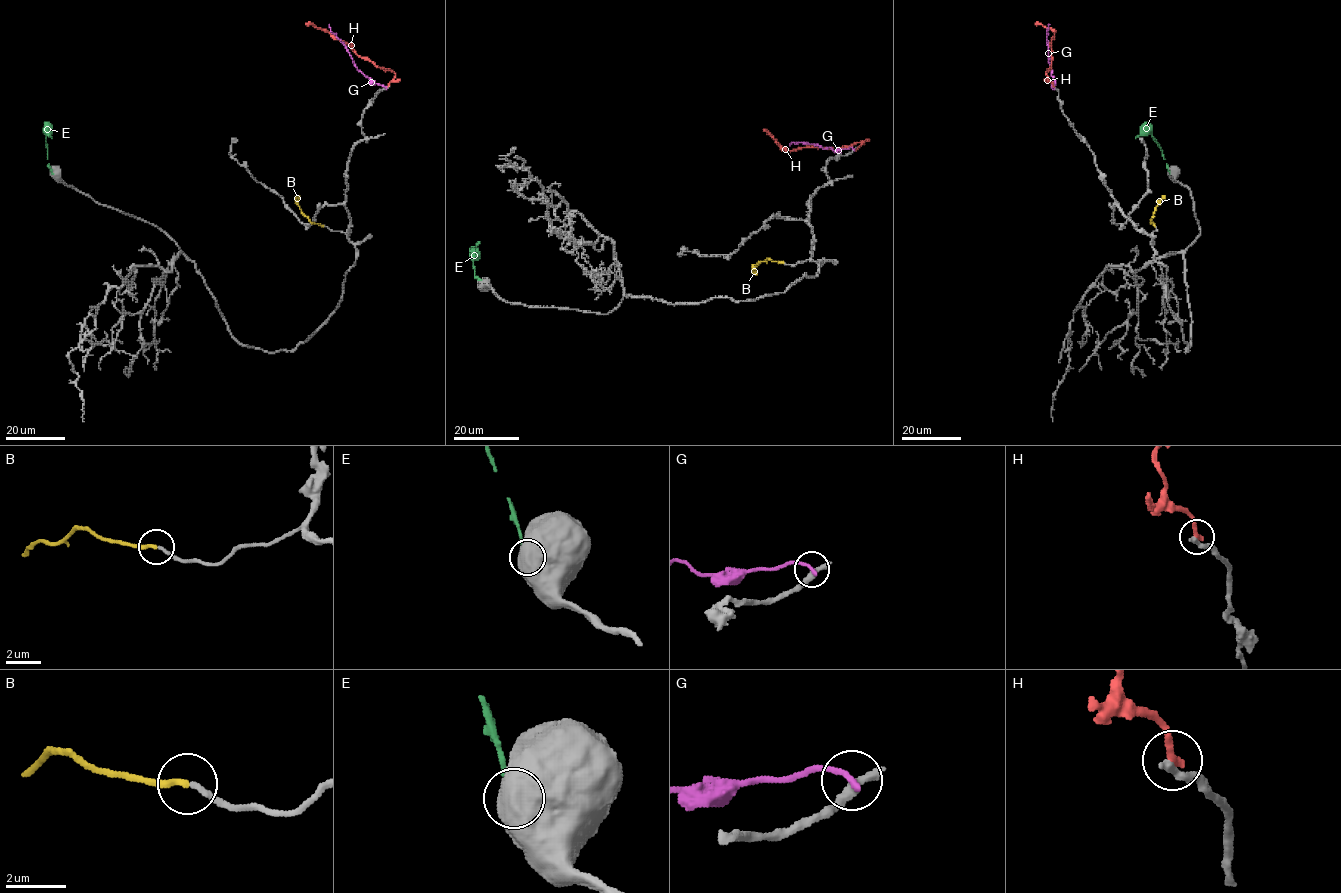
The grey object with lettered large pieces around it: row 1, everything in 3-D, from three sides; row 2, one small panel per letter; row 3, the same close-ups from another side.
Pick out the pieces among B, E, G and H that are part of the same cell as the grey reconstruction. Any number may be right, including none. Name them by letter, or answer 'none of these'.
B

